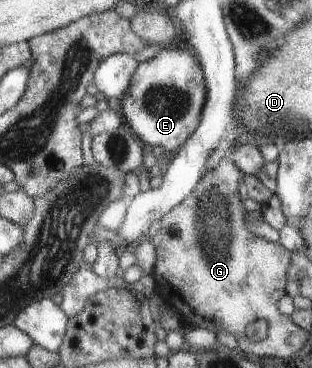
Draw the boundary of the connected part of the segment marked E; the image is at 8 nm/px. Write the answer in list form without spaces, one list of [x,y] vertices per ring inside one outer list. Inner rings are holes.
[[[174,44],[165,46],[155,57],[140,64],[138,72],[133,76],[128,94],[121,99],[123,113],[131,124],[133,131],[145,144],[163,146],[169,152],[179,151],[181,146],[191,138],[200,126],[201,116],[207,103],[207,84],[202,63],[193,52],[178,48]]]

